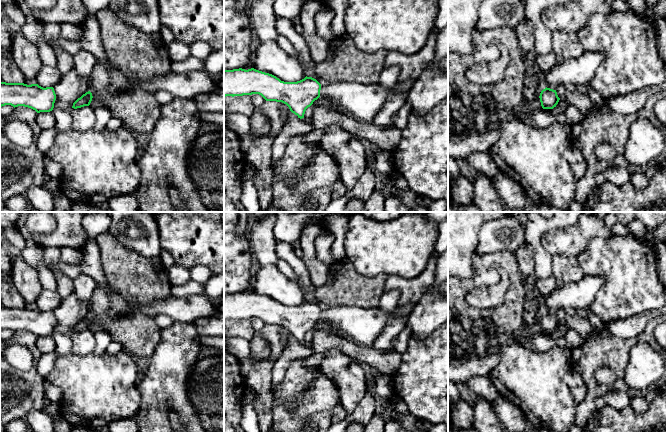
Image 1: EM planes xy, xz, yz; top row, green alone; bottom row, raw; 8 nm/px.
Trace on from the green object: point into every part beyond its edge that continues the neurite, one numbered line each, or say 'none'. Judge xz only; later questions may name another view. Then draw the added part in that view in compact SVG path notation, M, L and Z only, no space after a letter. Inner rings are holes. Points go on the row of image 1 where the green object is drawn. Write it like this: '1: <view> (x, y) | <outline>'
1: xz (363, 101) | M397 81L394 86L385 87L380 83L332 82L321 85L320 96L349 111L357 121L372 123L391 94L408 92L414 83Z

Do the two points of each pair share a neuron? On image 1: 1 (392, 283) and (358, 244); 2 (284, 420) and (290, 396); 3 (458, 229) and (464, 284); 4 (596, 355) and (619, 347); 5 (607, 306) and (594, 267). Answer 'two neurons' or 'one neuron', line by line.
1: two neurons
2: two neurons
3: two neurons
4: one neuron
5: one neuron

